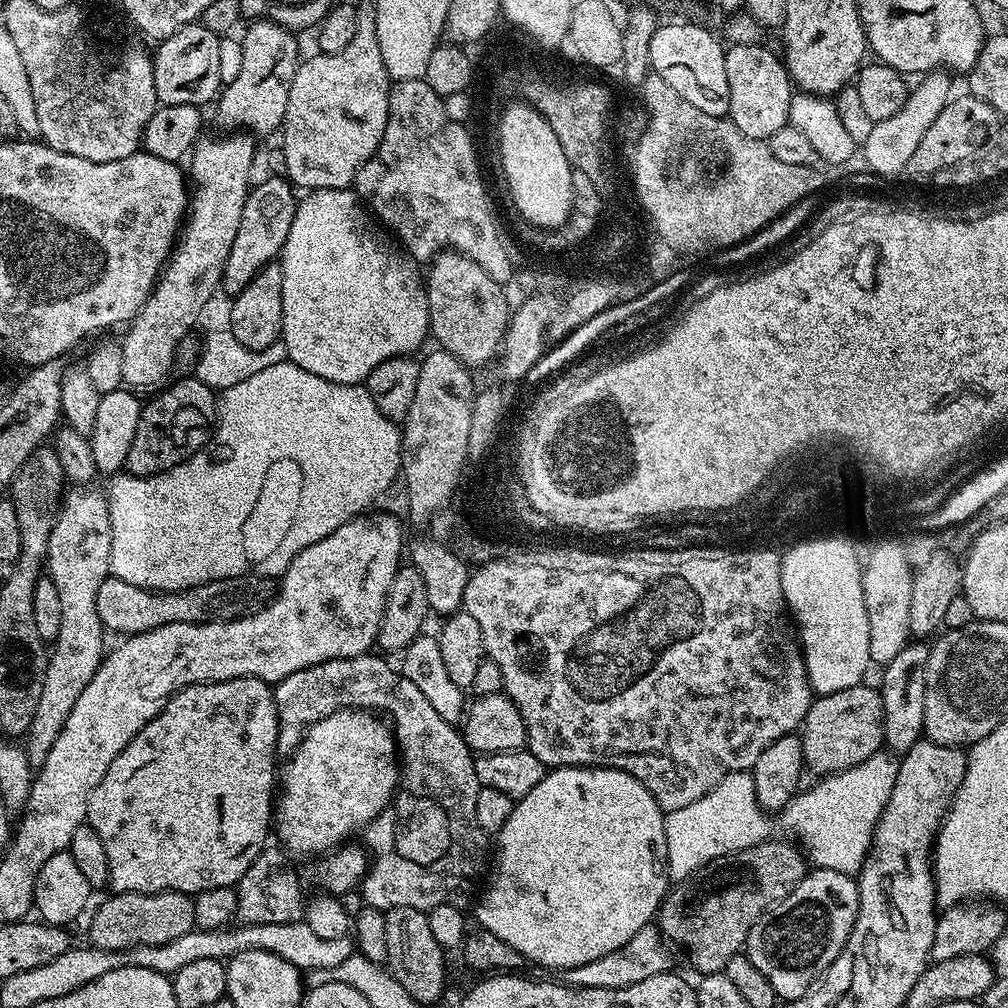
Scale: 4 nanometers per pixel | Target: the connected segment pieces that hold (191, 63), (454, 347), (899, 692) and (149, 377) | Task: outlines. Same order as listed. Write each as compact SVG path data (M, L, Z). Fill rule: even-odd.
M200 23L187 24L178 29L170 38L155 45L152 56L154 90L161 105L197 106L211 105L221 91L222 83L218 72L218 48L221 37L215 36Z
M445 250L430 262L432 268L426 272L426 287L428 290L428 326L431 339L437 340L443 351L454 354L462 363L475 366L475 364L488 364L497 359L504 343L504 336L508 333L510 307L504 297L502 285L494 282L478 262L466 258L461 252Z
M909 642L894 657L894 662L883 665L881 672L884 673L880 676L878 687L884 707L884 743L893 753L902 754L910 750L910 746L914 746L924 736L929 651L927 643Z
M244 130L220 135L224 136L197 140L190 153L190 180L194 185L190 211L180 229L176 247L156 281L156 287L146 298L138 315L127 325L128 333L120 344L122 378L124 384L133 389L141 390L151 384L163 385L169 379L168 371L176 360L176 347L187 338L188 331L199 322L204 307L211 302L216 288L218 292L221 287L226 258L230 254L230 246L234 246L242 206L253 183L252 163L256 160L257 141Z

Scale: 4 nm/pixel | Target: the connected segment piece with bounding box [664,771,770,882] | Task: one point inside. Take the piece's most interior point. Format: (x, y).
(729, 819)

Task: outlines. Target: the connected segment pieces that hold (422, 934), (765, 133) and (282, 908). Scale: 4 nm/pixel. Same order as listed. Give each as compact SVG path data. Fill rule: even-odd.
M394 908L386 915L386 967L393 978L402 982L406 994L422 1006L432 1004L444 992L448 968L444 965L446 949L438 946L430 931L427 911L419 908Z
M734 44L725 51L726 82L730 85L730 110L727 119L742 134L755 140L767 141L768 137L782 130L788 123L790 102L794 85L784 61L770 49L759 44Z
M265 846L260 851L250 870L246 870L246 874L242 874L242 878L234 886L237 896L235 919L241 925L266 926L270 922L294 922L304 919L306 895L304 896L304 884L300 881L300 872L288 861L287 851L272 847Z

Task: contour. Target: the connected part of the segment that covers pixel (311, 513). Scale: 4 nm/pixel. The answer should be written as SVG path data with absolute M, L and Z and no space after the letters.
M289 359L276 366L269 366L222 392L218 400L218 415L212 437L188 460L183 460L178 466L153 476L128 474L125 475L125 480L109 482L108 488L106 487L106 499L112 531L111 575L122 578L122 582L128 582L130 586L148 588L152 592L181 592L215 580L248 578L251 577L251 572L256 576L279 577L288 569L290 562L294 562L294 558L302 554L302 550L306 550L306 546L322 542L322 538L334 534L338 526L371 509L371 504L395 480L397 483L402 472L399 458L401 435L401 429L388 420L382 410L378 410L374 398L370 398L364 384L330 382L326 378L318 378L318 374L310 374L310 370L302 370L302 366L293 364Z

